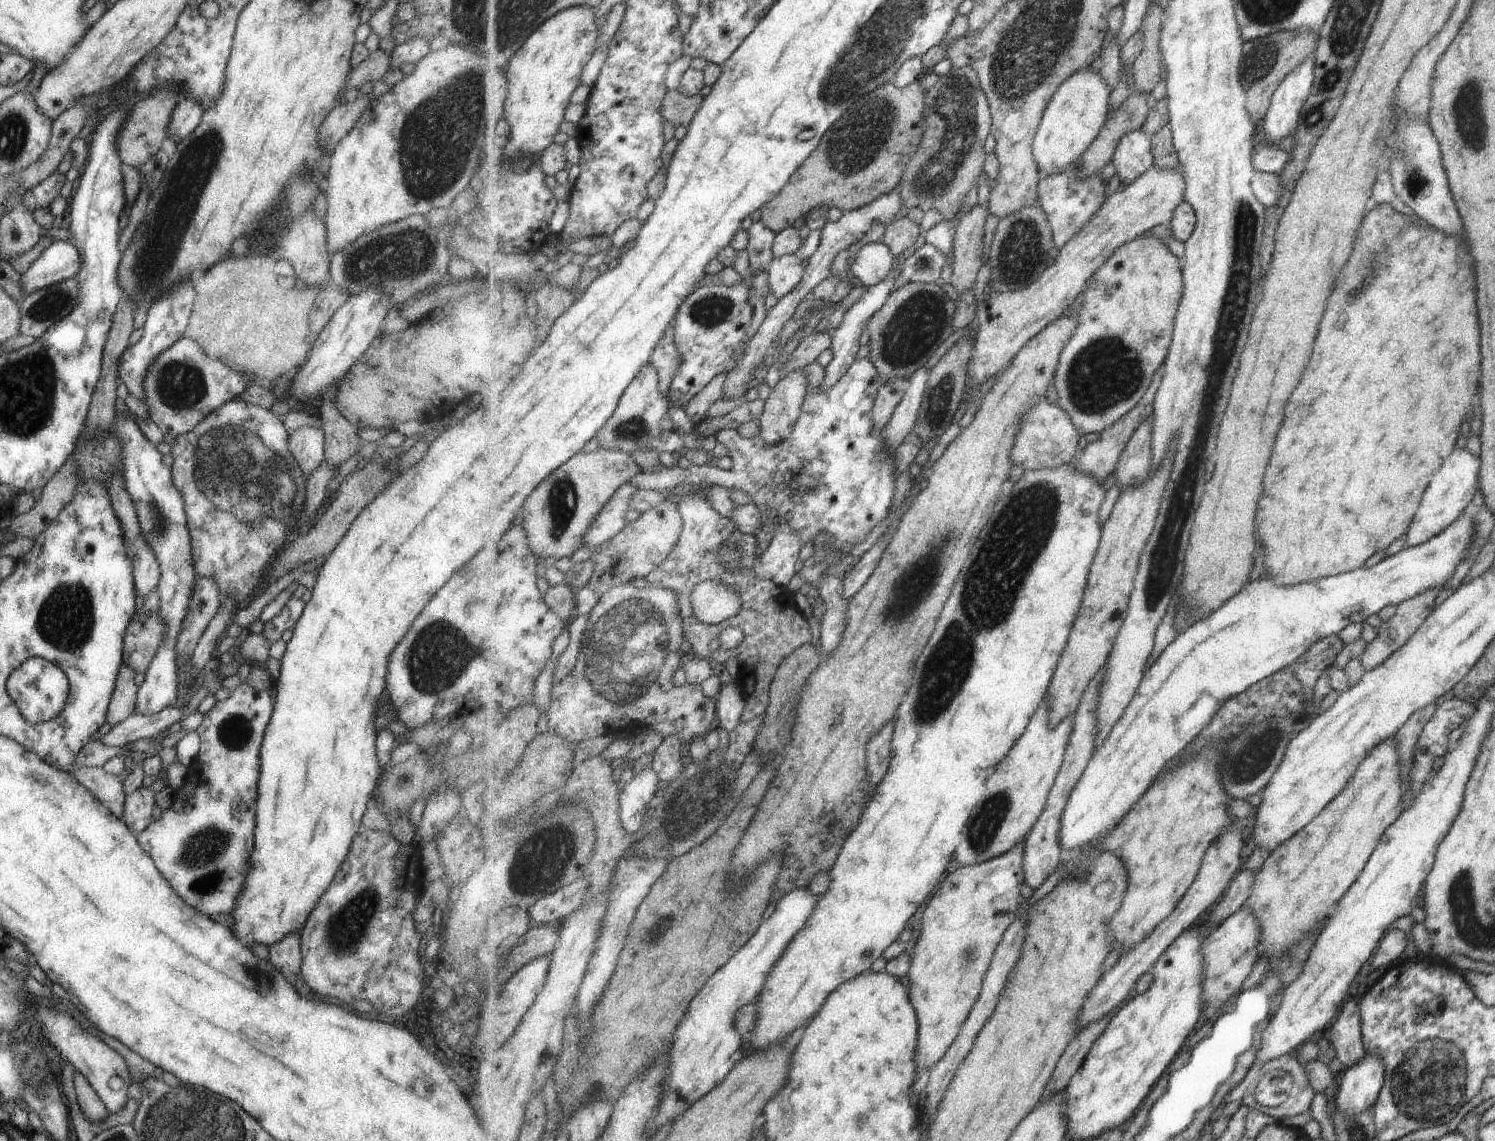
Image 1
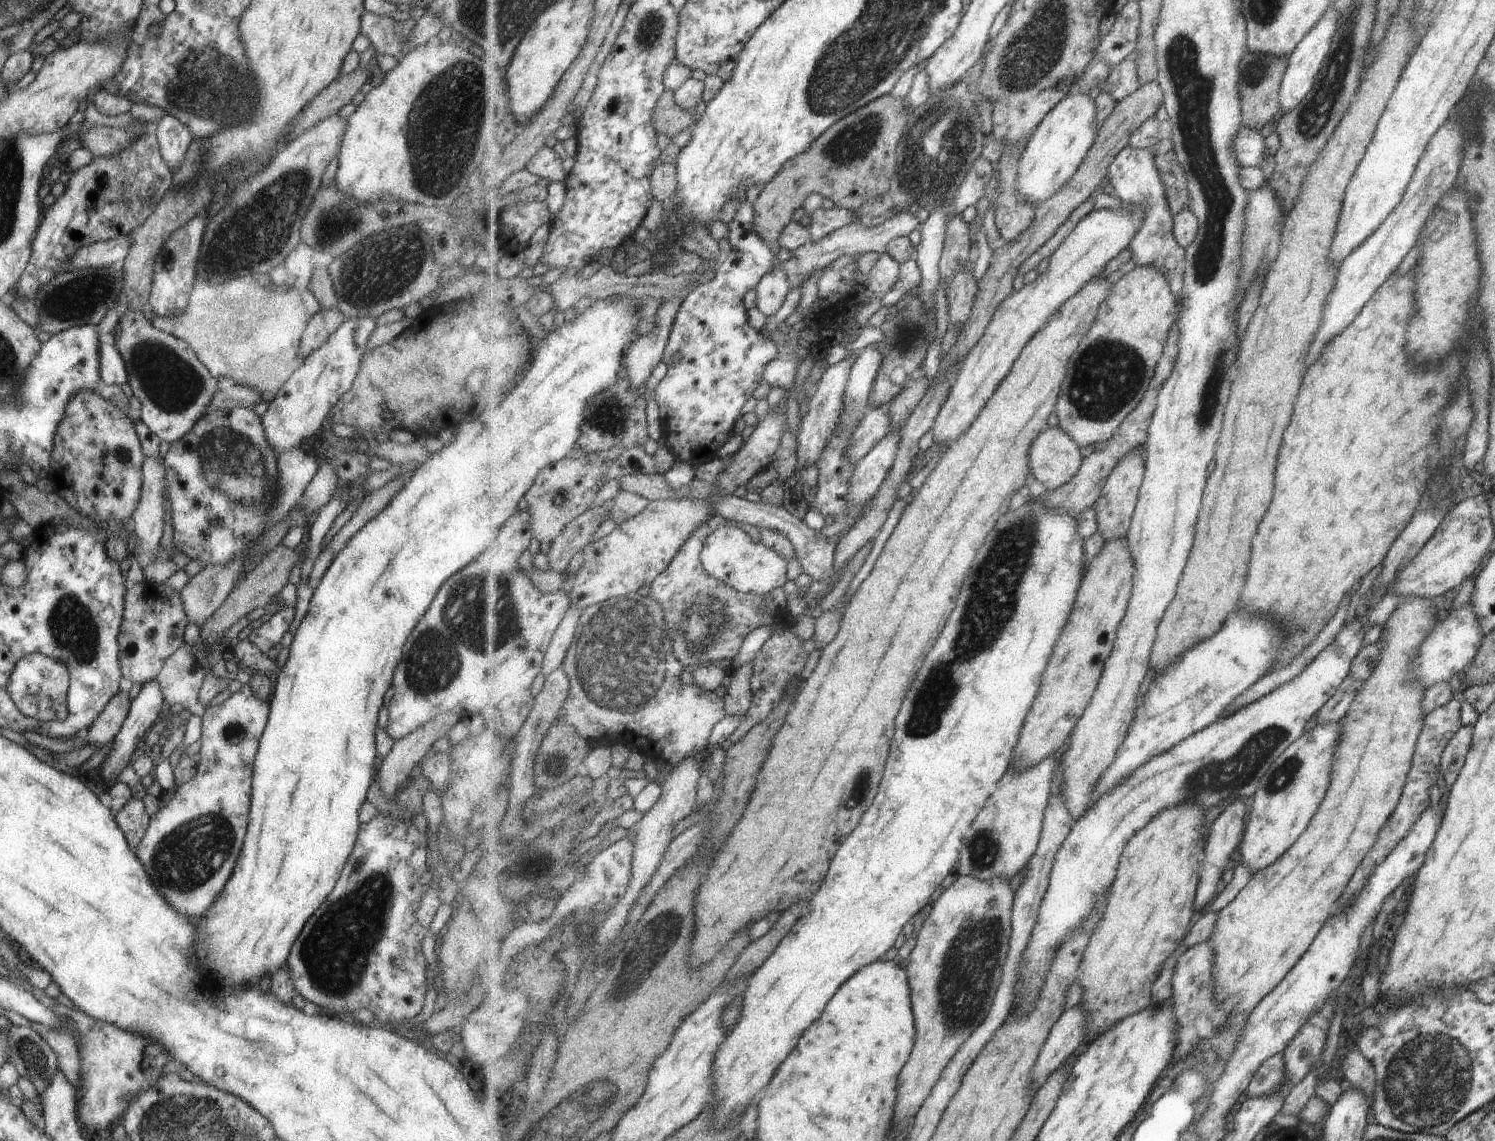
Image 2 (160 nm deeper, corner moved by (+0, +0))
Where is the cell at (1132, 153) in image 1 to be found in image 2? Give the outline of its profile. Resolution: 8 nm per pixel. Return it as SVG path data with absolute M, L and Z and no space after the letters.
M1127 146L1115 157L1108 169L1108 177L1114 187L1115 195L1119 196L1122 204L1127 209L1132 207L1144 209L1142 227L1128 246L1132 255L1130 266L1154 266L1157 270L1163 271L1168 281L1172 283L1170 287L1173 294L1179 296L1184 289L1188 268L1186 248L1177 242L1174 234L1175 216L1170 210L1168 194L1156 165L1154 149L1145 150Z

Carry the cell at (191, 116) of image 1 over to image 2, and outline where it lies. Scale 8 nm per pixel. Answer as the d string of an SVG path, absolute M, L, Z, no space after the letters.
M165 114L156 124L155 134L160 146L160 155L170 170L175 171L193 139L189 129L172 116Z

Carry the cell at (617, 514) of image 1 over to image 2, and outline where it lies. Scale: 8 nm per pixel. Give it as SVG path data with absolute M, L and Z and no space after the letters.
M607 502L605 506L597 507L593 510L585 511L580 517L577 517L573 522L570 522L564 529L563 532L552 540L550 550L547 554L548 566L551 570L556 573L567 573L567 566L569 566L569 562L573 560L573 556L575 554L579 554L579 552L585 550L591 543L591 538L593 538L593 534L597 532L597 520L609 510L611 515L611 510L613 510L615 503Z

